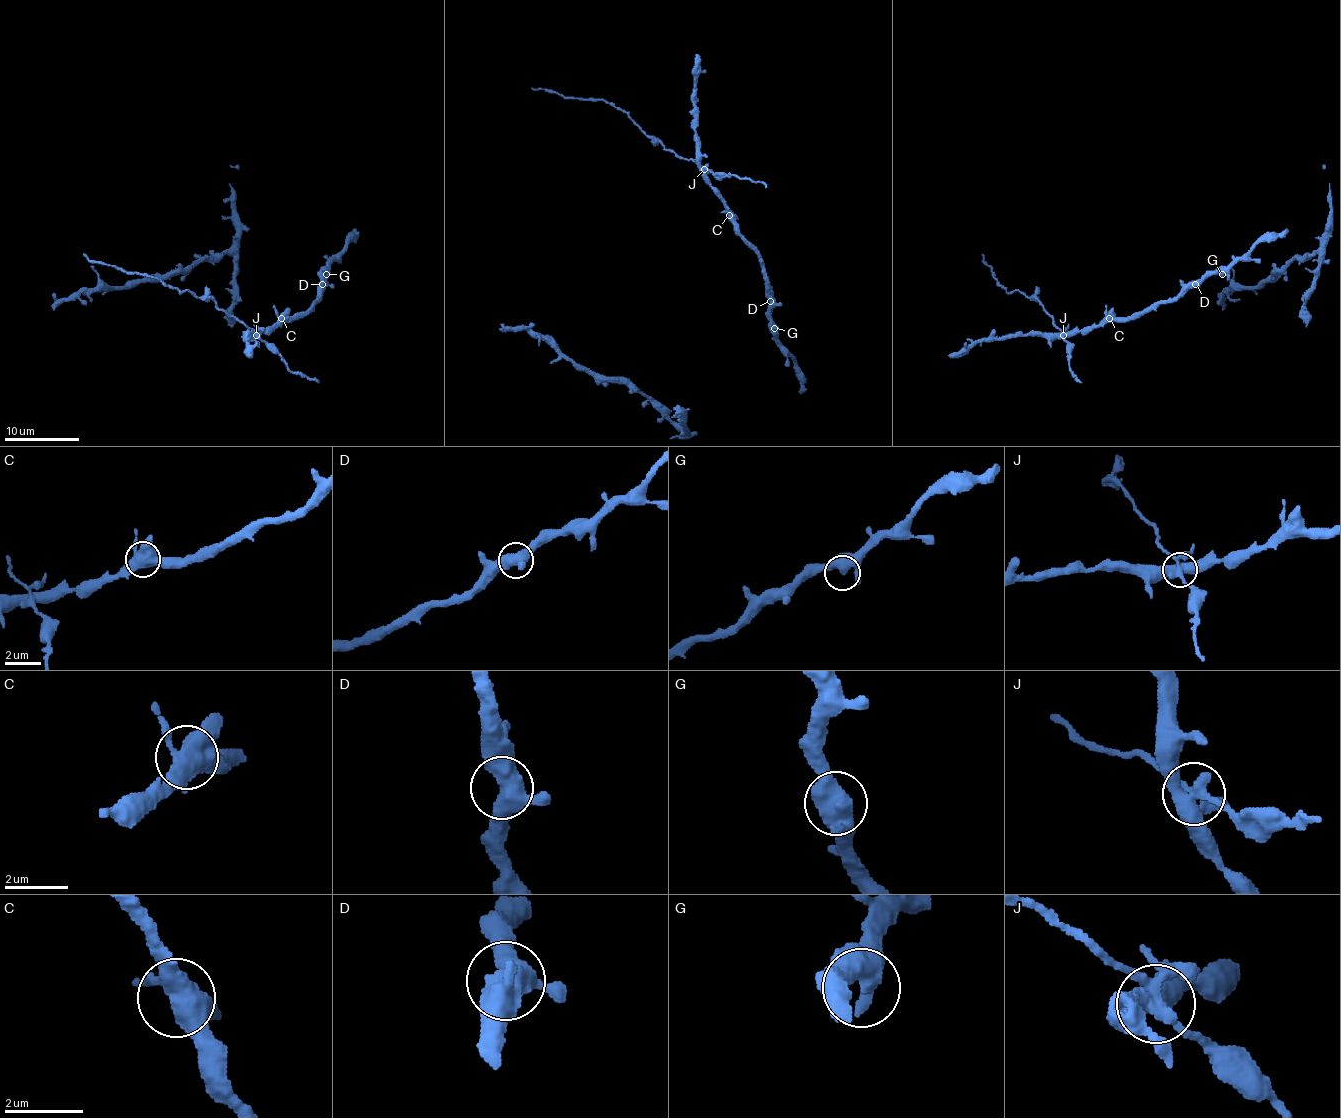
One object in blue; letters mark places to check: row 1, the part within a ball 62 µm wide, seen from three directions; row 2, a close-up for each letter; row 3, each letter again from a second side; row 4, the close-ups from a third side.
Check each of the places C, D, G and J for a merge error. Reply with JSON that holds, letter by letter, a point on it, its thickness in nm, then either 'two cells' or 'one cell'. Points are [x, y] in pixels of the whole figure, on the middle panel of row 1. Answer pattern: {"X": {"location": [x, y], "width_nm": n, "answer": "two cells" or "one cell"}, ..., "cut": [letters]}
{"C": {"location": [729, 215], "width_nm": 500, "answer": "one cell"}, "D": {"location": [770, 301], "width_nm": 500, "answer": "one cell"}, "G": {"location": [774, 328], "width_nm": 400, "answer": "one cell"}, "J": {"location": [704, 169], "width_nm": 440, "answer": "two cells"}, "cut": ["J"]}

